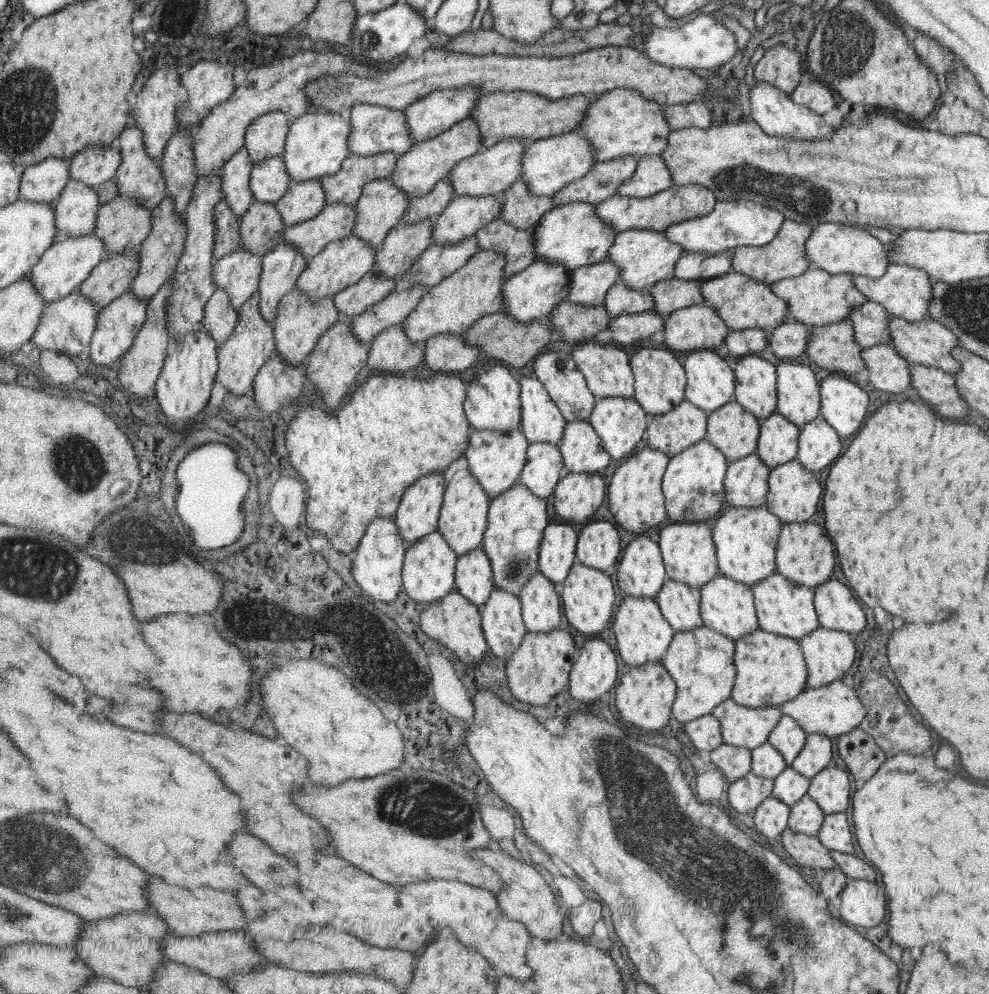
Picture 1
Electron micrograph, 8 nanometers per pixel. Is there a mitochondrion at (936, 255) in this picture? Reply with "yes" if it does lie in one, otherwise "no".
no

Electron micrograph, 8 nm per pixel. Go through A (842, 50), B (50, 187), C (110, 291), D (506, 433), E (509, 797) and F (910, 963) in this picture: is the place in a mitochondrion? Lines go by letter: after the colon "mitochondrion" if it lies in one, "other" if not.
A: mitochondrion
B: other
C: other
D: other
E: other
F: other

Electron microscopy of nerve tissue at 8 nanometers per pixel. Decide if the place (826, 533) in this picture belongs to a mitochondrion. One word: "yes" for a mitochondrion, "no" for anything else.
no

